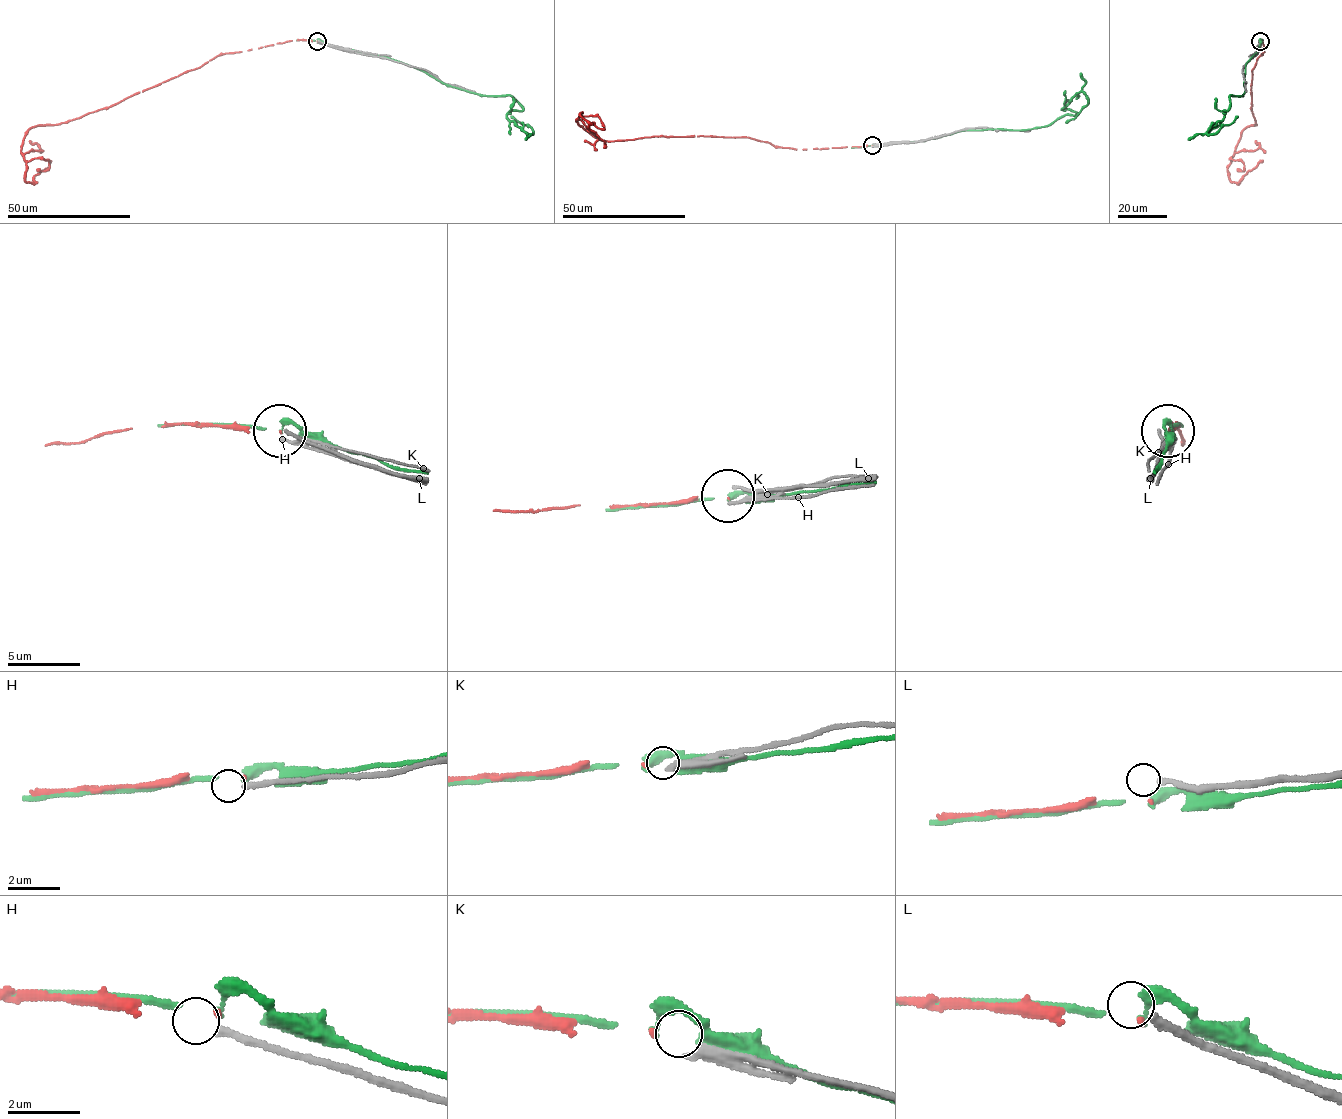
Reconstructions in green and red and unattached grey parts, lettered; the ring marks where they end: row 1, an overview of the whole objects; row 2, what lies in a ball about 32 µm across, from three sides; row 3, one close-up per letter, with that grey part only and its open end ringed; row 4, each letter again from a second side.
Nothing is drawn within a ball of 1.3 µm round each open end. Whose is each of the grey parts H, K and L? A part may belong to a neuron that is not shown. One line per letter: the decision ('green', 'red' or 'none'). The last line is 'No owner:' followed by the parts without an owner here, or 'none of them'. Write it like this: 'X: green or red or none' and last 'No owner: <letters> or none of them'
H: none
K: red
L: none
No owner: H, L

